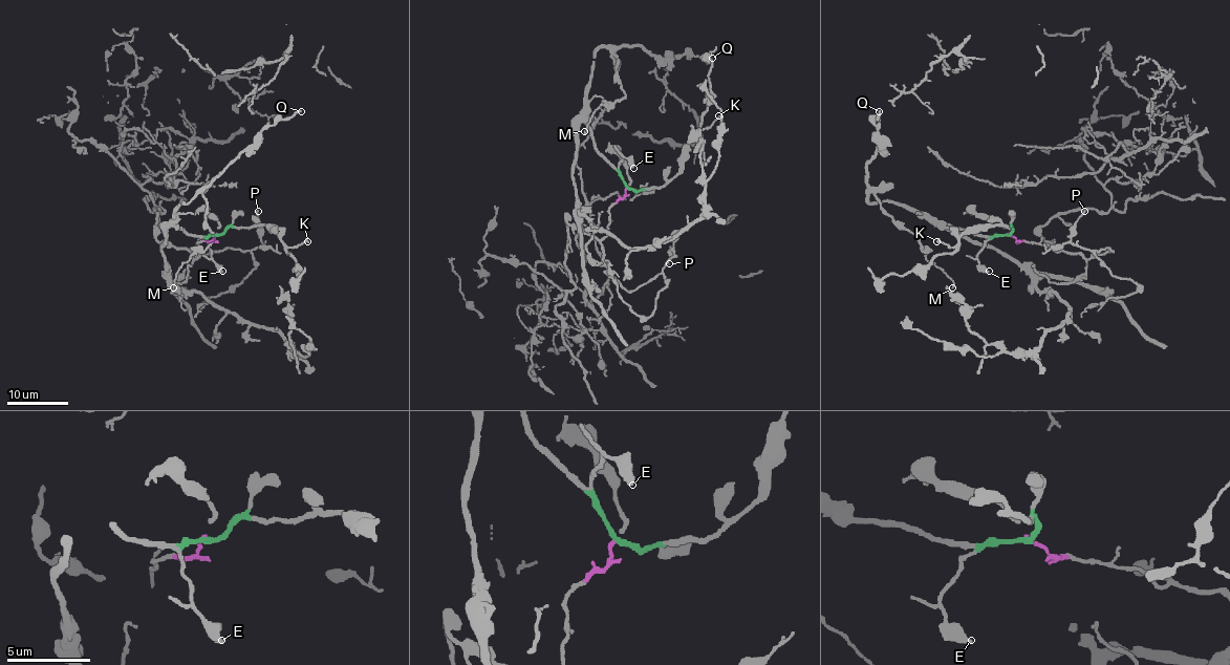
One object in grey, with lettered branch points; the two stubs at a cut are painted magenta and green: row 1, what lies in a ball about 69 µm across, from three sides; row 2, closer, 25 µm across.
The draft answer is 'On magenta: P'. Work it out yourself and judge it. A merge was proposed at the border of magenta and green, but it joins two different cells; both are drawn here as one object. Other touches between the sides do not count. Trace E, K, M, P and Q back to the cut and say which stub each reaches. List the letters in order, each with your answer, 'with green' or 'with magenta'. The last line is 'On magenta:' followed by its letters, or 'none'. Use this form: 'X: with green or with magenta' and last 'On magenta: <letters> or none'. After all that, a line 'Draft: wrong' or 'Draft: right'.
E: with green
K: with green
M: with green
P: with magenta
Q: with green
On magenta: P
Draft: right

